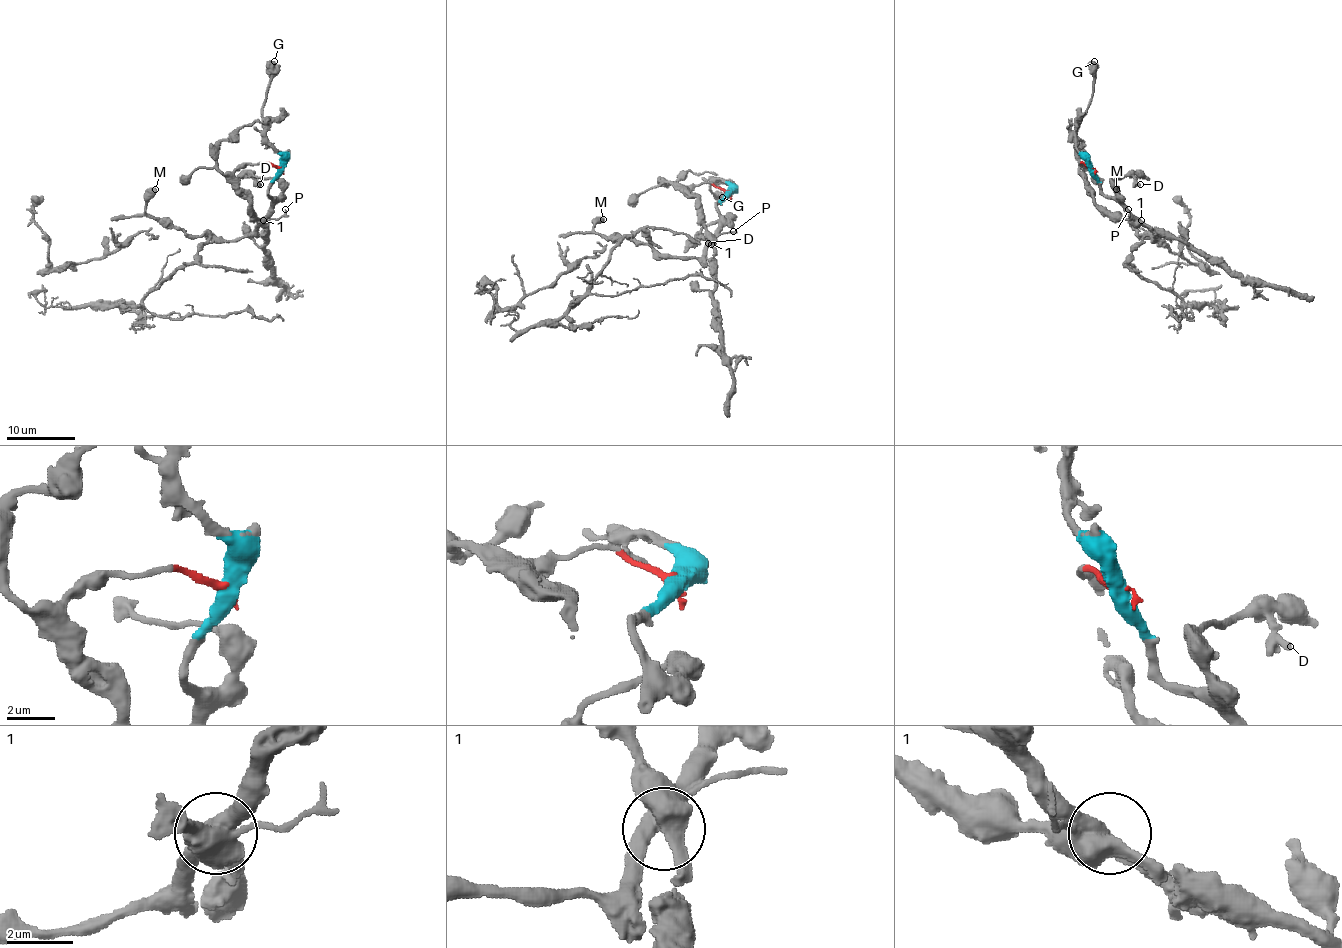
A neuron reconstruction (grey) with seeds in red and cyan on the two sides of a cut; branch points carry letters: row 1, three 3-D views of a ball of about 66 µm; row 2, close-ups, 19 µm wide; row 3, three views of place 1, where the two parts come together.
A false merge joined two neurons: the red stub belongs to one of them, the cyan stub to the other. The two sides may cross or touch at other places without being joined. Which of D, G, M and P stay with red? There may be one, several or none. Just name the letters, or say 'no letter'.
P

